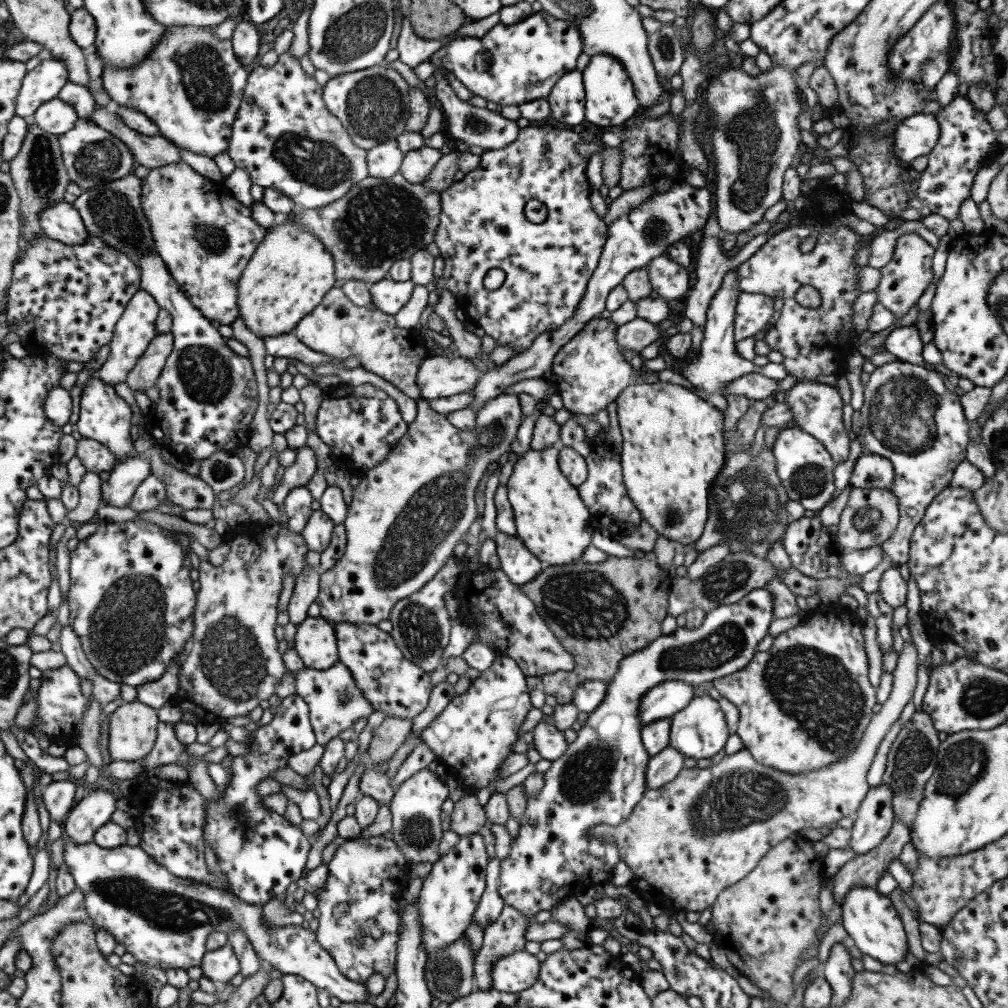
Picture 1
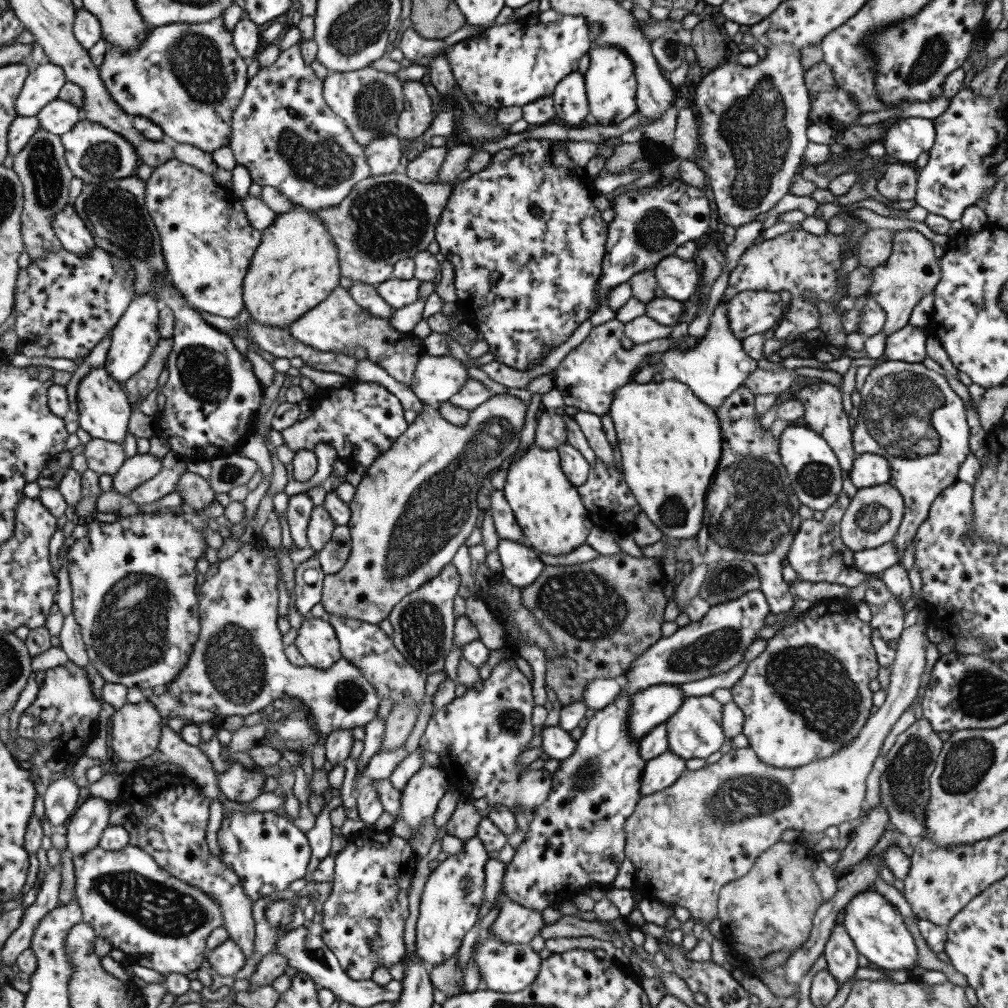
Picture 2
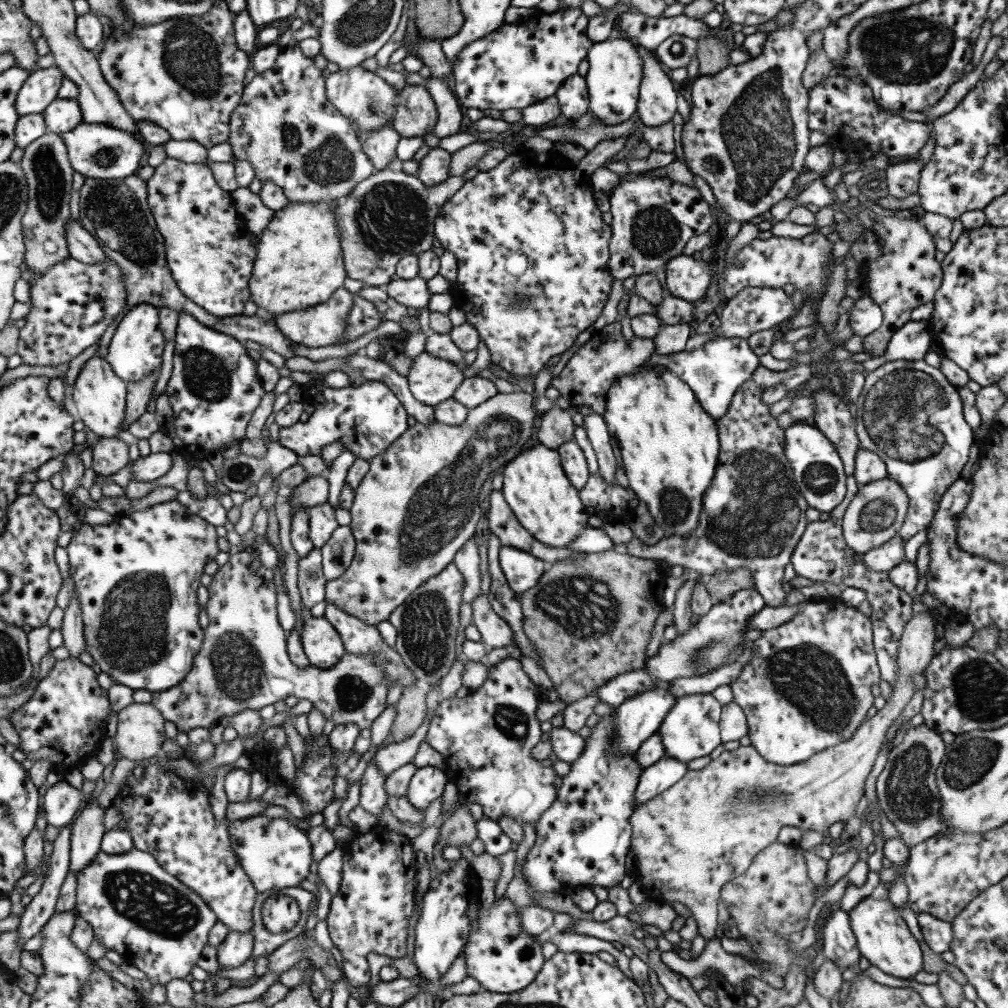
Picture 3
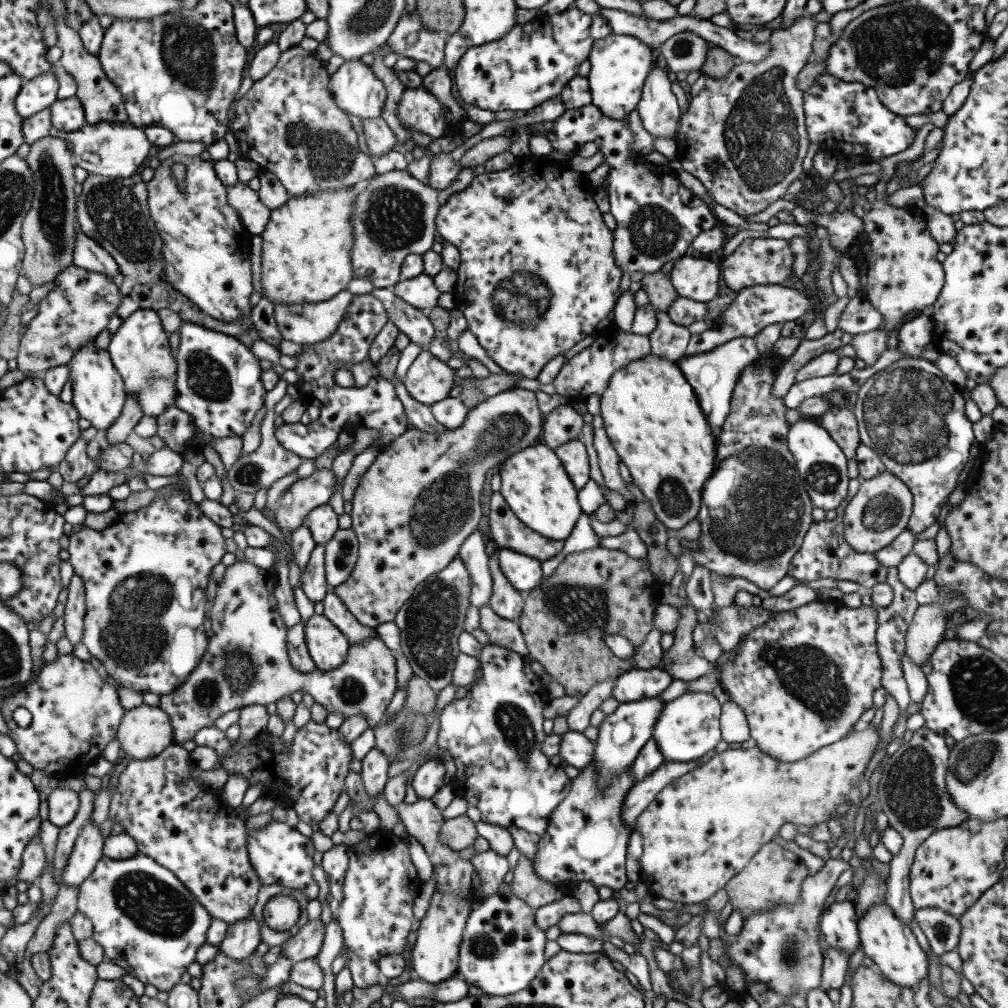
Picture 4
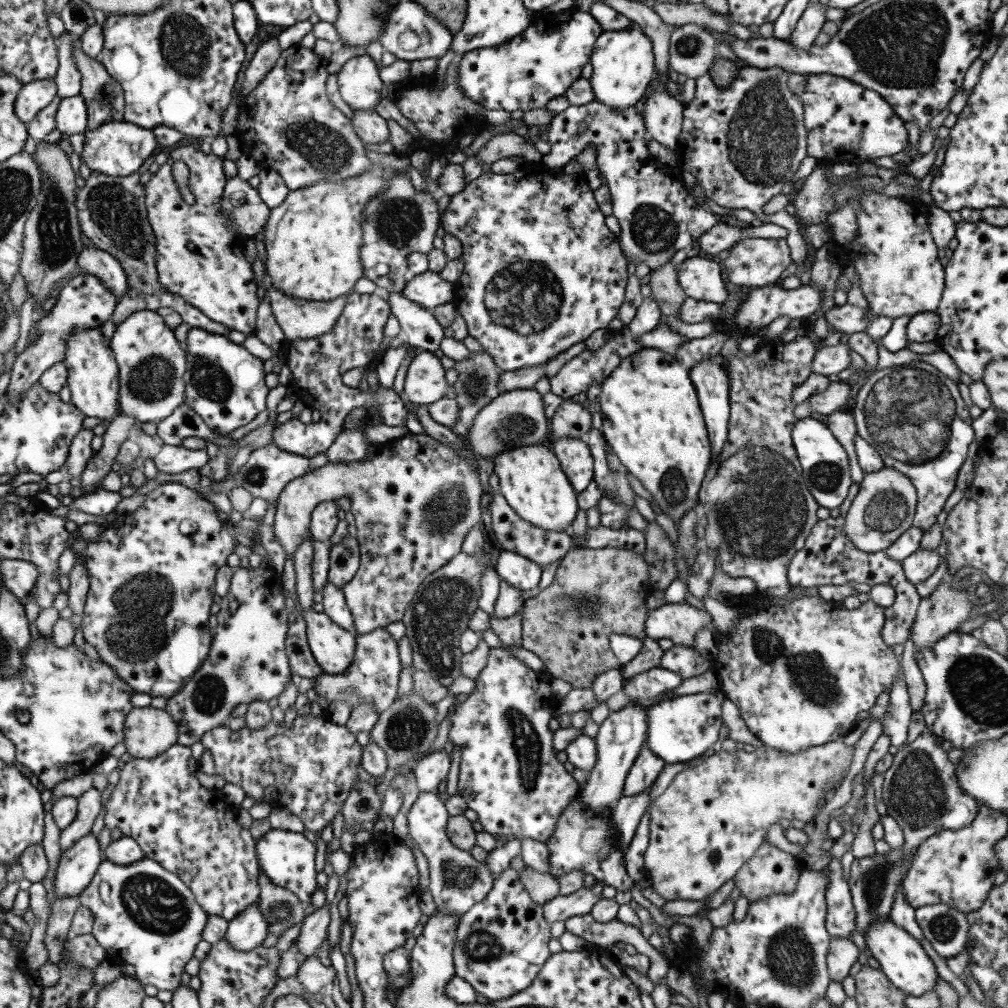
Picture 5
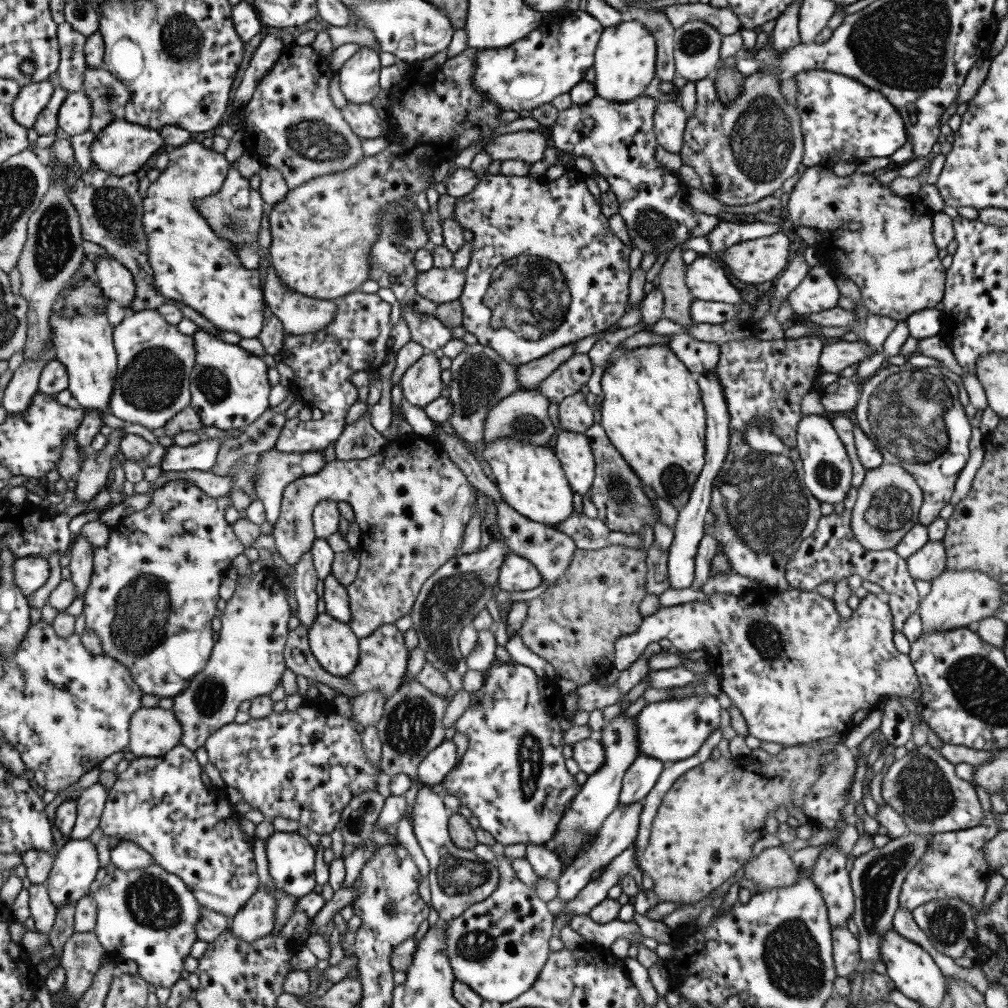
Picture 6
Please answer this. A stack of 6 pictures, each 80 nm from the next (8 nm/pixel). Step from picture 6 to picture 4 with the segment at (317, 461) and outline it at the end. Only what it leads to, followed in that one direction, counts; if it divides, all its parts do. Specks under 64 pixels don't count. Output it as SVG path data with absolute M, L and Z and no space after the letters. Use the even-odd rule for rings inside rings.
M279 379L273 389L266 392L263 406L265 408L265 417L263 417L263 421L259 426L259 447L257 447L254 452L251 452L251 454L247 454L247 456L240 456L233 464L231 464L231 466L229 466L228 482L231 485L231 488L237 492L254 494L260 488L267 490L272 482L295 471L297 466L301 463L300 457L297 457L293 452L279 446L277 440L274 438L274 425L272 424L272 421L276 414L273 412L273 409L275 404L282 399L283 395L287 394L287 383L288 382L285 379Z

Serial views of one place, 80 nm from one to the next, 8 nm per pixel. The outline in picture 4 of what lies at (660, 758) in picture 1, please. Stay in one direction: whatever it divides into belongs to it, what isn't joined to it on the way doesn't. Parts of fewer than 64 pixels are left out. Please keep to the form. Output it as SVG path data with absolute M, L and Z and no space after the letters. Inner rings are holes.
M698 758L683 763L664 760L651 774L635 783L626 793L622 804L622 819L626 827L632 830L635 817L646 808L654 796L673 778L679 778L697 767L697 761Z

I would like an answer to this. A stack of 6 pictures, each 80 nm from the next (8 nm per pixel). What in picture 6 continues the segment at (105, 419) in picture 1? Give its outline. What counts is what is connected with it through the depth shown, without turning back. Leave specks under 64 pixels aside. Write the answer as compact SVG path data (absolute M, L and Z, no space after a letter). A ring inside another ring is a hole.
M104 311L90 312L90 314L66 314L53 313L48 318L50 324L50 338L54 342L56 352L55 358L65 367L68 374L67 390L71 393L71 398L83 409L87 411L101 411L106 413L111 389L113 389L116 378L116 354L112 345L112 327L107 322Z

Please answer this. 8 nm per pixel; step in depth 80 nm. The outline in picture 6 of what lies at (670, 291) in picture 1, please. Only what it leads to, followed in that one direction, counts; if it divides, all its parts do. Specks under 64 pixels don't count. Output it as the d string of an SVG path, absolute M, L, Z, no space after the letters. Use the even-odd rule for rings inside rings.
M696 256L686 266L685 286L697 300L725 304L741 304L739 291L729 283L725 267L708 256Z

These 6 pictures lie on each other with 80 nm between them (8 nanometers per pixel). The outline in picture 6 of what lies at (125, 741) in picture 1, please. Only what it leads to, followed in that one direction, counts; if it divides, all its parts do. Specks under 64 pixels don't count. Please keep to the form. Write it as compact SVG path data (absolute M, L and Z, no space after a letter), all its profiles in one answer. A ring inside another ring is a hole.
M138 708L128 724L129 752L136 757L157 757L179 745L180 724L171 709Z

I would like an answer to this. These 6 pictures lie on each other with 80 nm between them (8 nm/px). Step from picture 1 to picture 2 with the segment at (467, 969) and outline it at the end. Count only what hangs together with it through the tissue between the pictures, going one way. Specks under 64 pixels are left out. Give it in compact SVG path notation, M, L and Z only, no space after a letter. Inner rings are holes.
M453 954L451 958L447 958L441 964L433 965L431 968L427 967L427 973L432 988L437 988L446 997L456 997L457 994L462 993L460 986L463 973L457 965L456 954Z

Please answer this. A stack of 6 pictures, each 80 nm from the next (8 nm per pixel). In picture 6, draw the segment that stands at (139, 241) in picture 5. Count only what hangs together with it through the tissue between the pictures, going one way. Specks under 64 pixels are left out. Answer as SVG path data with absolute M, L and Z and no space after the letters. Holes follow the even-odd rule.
M67 138L55 139L49 146L48 154L49 168L59 163L66 168L65 196L71 201L80 224L80 235L82 240L89 240L98 244L110 254L119 264L127 267L131 273L134 284L134 297L129 303L130 313L139 310L156 310L162 304L174 304L182 314L183 318L189 318L198 328L202 328L206 333L218 330L218 328L209 322L204 316L195 312L189 306L164 297L158 293L153 286L153 273L147 256L146 236L142 229L142 199L137 192L137 183L140 178L139 173L125 174L123 176L113 176L103 172L91 164L87 170L80 170L81 175L75 177L72 170L74 154Z

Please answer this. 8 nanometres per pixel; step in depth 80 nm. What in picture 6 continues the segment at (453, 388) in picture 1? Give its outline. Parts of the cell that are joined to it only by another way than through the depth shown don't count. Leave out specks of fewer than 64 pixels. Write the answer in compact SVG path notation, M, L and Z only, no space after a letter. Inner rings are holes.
M424 352L398 380L403 400L411 406L425 407L440 396L443 384L439 379L439 361L431 352Z

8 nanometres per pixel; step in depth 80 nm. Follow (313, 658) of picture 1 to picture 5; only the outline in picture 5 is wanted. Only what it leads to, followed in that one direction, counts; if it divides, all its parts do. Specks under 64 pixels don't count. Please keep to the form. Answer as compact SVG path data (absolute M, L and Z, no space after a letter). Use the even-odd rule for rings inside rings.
M286 554L283 563L282 573L277 577L278 584L285 588L285 591L290 593L289 605L297 613L298 617L304 620L306 624L306 643L310 648L311 654L315 662L319 665L319 669L327 674L344 674L348 669L349 663L353 658L355 648L355 635L347 630L343 630L337 623L331 622L329 617L322 612L313 610L303 611L295 592L295 575L294 562L292 554Z

